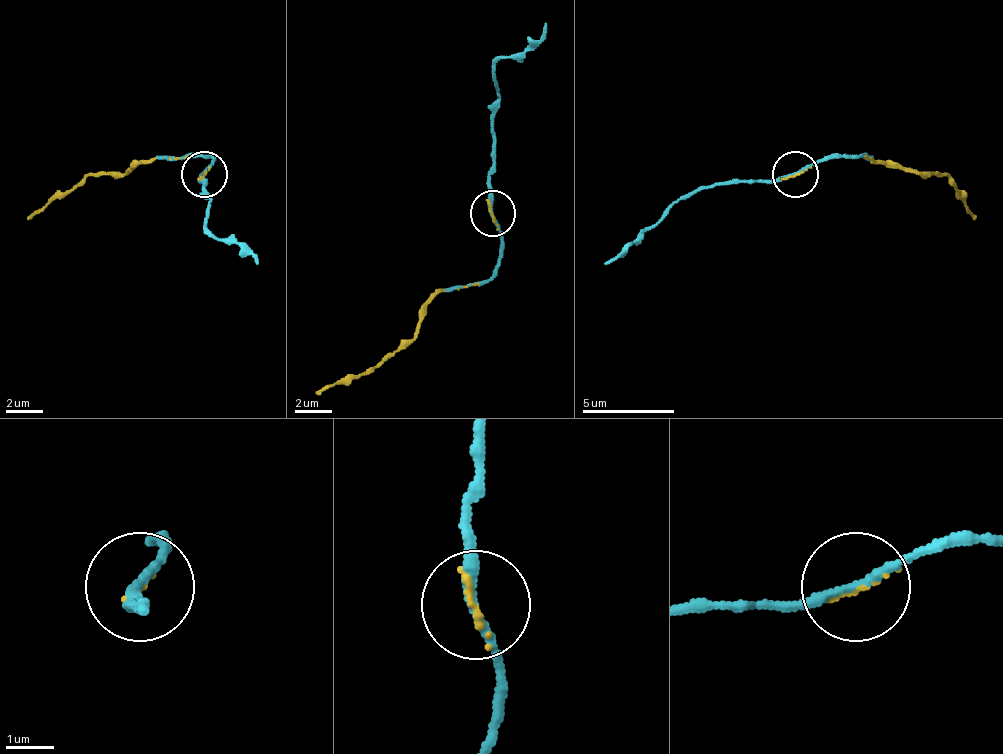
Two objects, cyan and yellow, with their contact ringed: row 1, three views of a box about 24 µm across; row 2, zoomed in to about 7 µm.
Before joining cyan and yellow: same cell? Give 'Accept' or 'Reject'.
Accept

